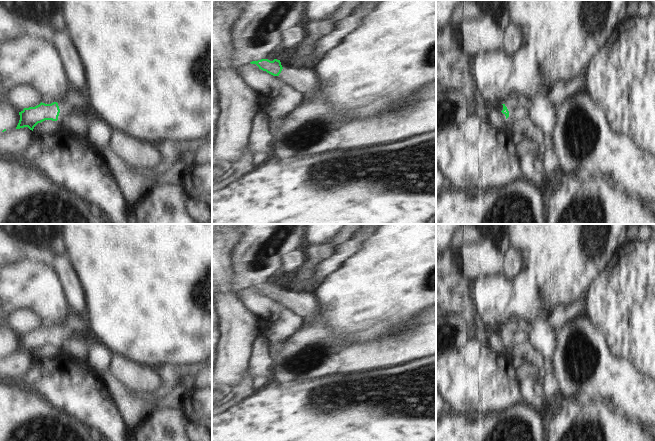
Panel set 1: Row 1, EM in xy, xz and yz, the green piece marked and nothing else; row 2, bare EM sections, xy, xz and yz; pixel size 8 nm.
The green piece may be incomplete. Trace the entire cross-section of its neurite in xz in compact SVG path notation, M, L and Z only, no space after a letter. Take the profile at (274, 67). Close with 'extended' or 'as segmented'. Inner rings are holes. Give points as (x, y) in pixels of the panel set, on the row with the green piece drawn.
M261 59L250 63L256 64L259 69L273 76L278 76L284 83L300 91L304 97L302 103L286 116L284 125L274 132L275 158L283 163L296 162L330 151L349 152L358 148L395 143L436 131L436 82L421 89L417 105L352 120L331 103L320 98L322 88L314 67L283 68L277 59L273 61Z | extended

